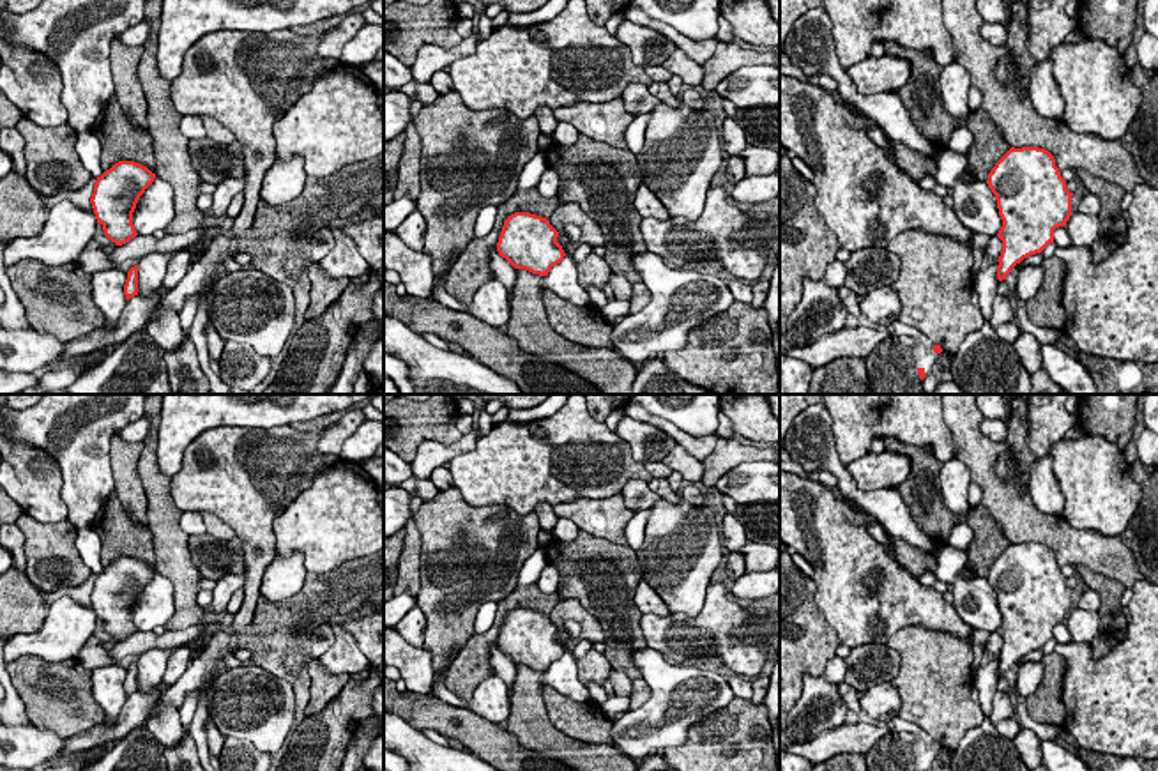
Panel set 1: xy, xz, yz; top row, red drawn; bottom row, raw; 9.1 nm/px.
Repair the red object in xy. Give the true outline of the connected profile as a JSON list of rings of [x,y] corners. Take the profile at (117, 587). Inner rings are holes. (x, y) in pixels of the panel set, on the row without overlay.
[[[118,557],[97,573],[90,599],[104,631],[117,642],[138,631],[133,608],[154,575],[156,569],[134,557]]]

